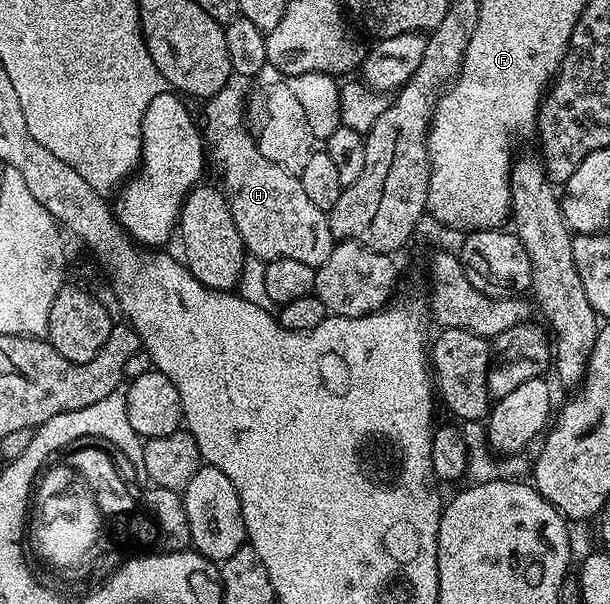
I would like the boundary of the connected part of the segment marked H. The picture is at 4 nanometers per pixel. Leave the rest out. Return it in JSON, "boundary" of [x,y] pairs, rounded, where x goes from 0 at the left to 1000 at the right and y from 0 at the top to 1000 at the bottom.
{"boundary":[[[385,144],[362,147],[336,169],[338,207],[334,200],[334,233],[341,242],[341,260],[346,268],[364,272],[362,311],[375,331],[380,363],[392,382],[393,396],[402,406],[402,417],[430,432],[444,432],[454,425],[485,429],[490,435],[525,440],[538,422],[544,422],[551,394],[539,381],[536,354],[518,336],[505,331],[505,323],[489,291],[474,288],[451,270],[433,263],[421,247],[421,237],[400,205],[400,154]]]}

